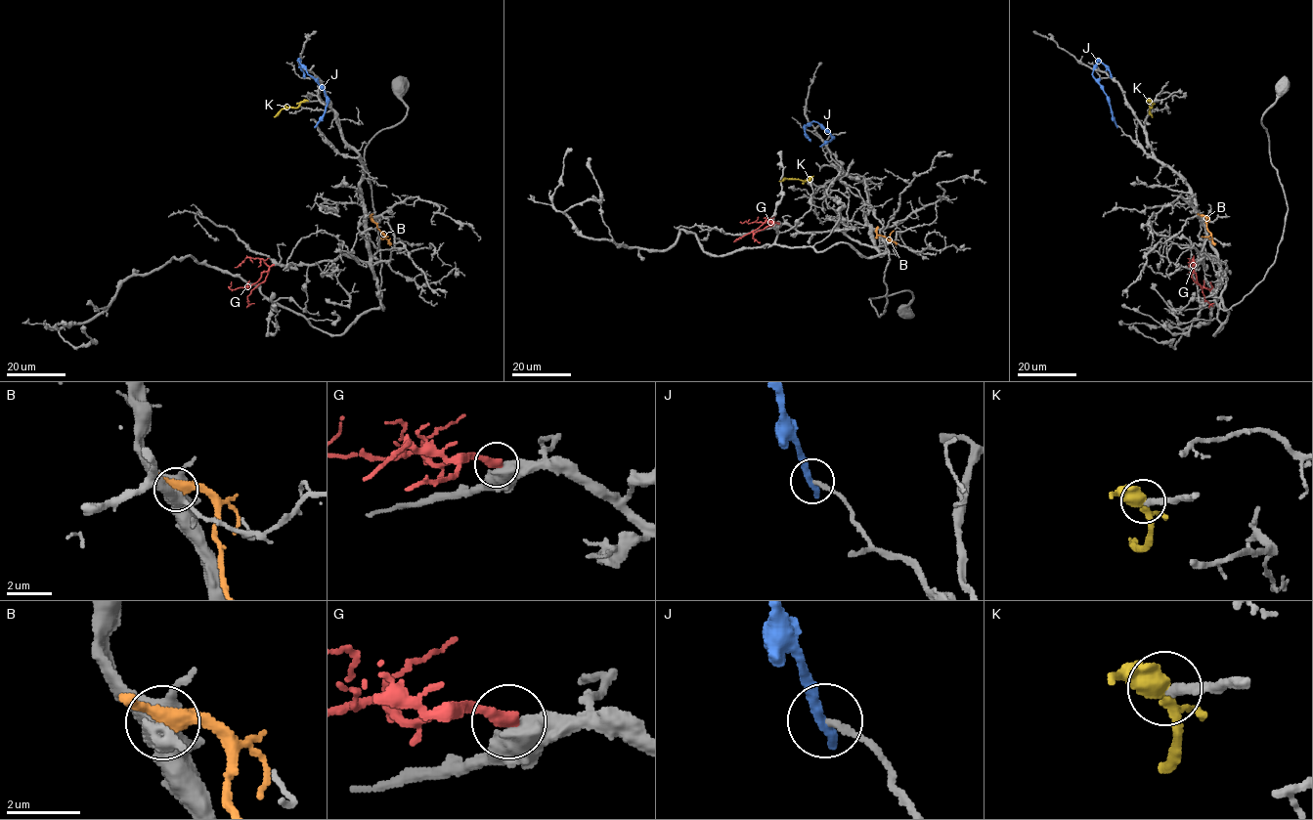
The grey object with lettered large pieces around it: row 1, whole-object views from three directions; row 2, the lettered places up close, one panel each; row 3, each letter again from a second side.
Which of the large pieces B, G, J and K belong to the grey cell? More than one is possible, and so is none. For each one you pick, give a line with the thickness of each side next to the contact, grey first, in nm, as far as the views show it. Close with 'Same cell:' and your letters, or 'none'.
G: 650/340 nm
K: 280/420 nm
Same cell: G, K

